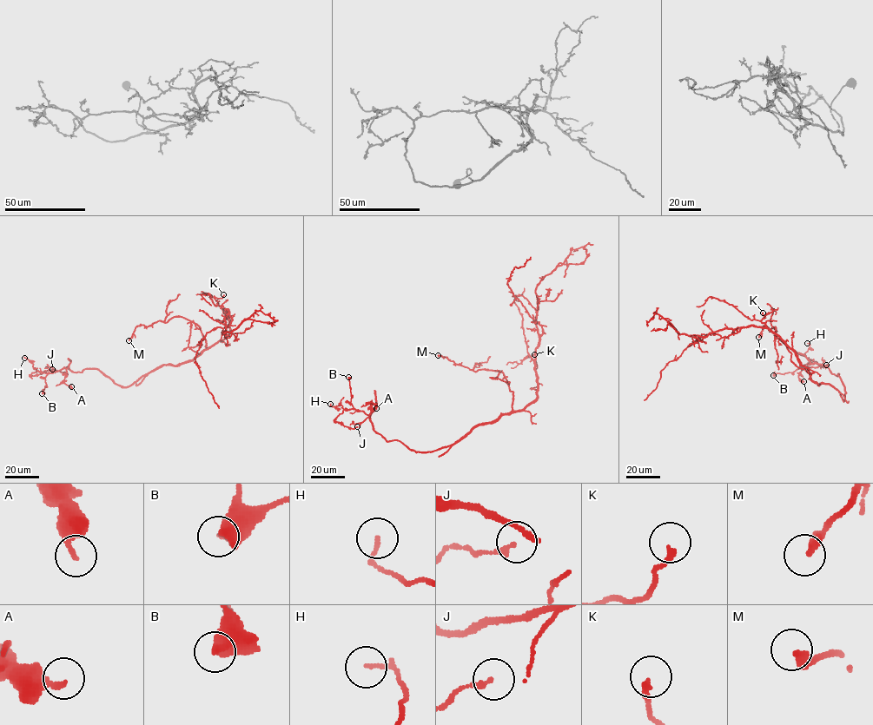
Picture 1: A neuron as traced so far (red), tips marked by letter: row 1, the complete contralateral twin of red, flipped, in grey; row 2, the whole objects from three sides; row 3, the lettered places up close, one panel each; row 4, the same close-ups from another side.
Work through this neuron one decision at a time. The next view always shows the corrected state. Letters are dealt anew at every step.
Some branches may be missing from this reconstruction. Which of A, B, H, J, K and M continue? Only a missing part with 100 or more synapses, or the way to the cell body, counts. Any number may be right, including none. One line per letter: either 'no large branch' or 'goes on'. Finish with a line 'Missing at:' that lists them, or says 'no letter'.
A: no large branch
B: no large branch
H: no large branch
J: no large branch
K: no large branch
M: no large branch
Missing at: no letter

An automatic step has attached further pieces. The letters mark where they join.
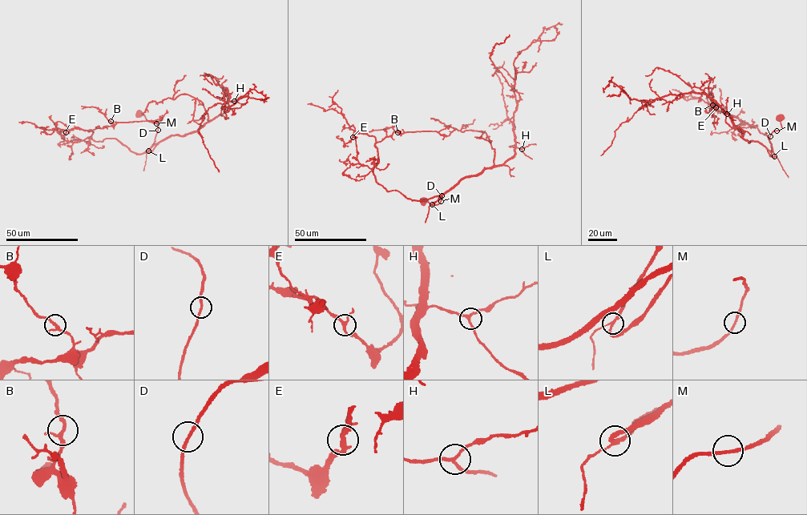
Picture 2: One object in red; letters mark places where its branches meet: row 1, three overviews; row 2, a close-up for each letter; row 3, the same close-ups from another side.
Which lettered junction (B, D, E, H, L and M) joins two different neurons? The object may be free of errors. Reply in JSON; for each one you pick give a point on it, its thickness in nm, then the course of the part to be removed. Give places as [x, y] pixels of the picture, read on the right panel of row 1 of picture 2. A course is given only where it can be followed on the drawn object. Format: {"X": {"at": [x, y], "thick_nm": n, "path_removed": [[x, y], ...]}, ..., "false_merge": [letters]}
{"false_merge": []}

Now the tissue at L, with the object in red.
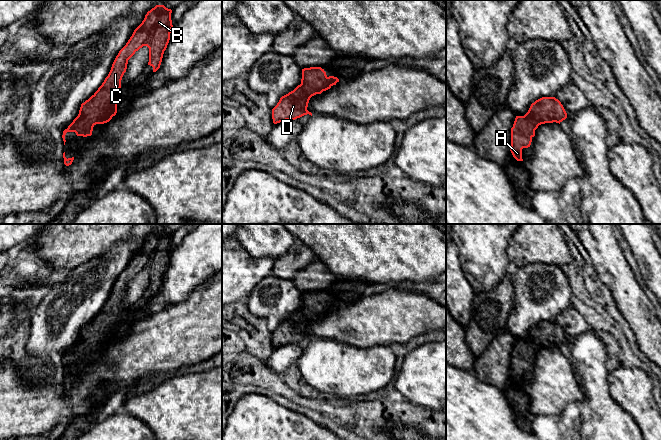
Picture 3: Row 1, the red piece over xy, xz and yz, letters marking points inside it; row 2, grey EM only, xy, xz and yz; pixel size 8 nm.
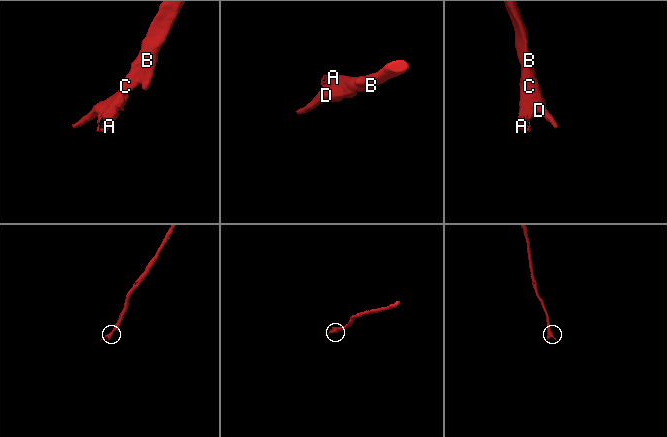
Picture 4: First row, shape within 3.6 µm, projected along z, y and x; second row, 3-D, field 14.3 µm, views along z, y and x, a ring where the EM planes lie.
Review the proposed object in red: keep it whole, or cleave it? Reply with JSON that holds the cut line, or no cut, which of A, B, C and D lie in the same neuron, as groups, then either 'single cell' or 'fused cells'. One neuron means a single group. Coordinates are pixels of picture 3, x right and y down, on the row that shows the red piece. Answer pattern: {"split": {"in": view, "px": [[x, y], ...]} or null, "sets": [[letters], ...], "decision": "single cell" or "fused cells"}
{"split": null, "sets": [["A", "B", "C", "D"]], "decision": "single cell"}

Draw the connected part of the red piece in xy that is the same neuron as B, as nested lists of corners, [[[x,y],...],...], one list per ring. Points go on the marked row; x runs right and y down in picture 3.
[[[156,5],[147,12],[142,23],[119,51],[102,85],[81,104],[78,116],[63,131],[64,145],[67,132],[75,132],[77,136],[91,136],[96,124],[107,123],[116,115],[117,104],[120,101],[118,91],[121,88],[121,80],[126,72],[128,60],[136,51],[147,46],[149,48],[148,65],[153,67],[153,72],[160,68],[173,28],[171,13],[172,10],[164,5]]]

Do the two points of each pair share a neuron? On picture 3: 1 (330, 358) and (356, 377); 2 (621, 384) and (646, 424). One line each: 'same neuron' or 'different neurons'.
1: same neuron
2: same neuron

